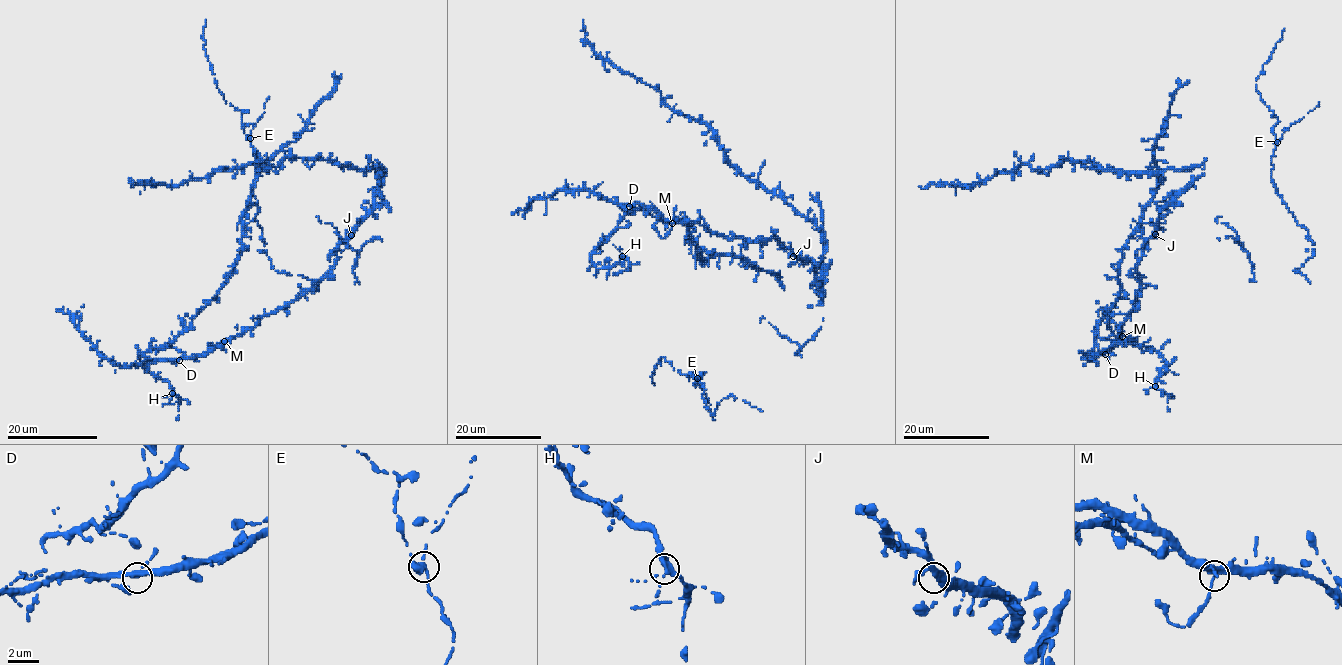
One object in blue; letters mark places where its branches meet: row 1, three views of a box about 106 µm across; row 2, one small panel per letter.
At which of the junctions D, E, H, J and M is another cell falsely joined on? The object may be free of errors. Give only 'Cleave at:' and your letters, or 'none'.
Cleave at: E

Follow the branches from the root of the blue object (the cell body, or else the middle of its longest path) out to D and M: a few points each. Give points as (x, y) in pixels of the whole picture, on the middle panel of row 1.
D: (794, 254), (775, 238), (746, 240), (722, 236), (699, 223), (670, 221), (640, 204), (629, 206)
M: (794, 254), (775, 238), (727, 238), (708, 231), (699, 223), (672, 223)

